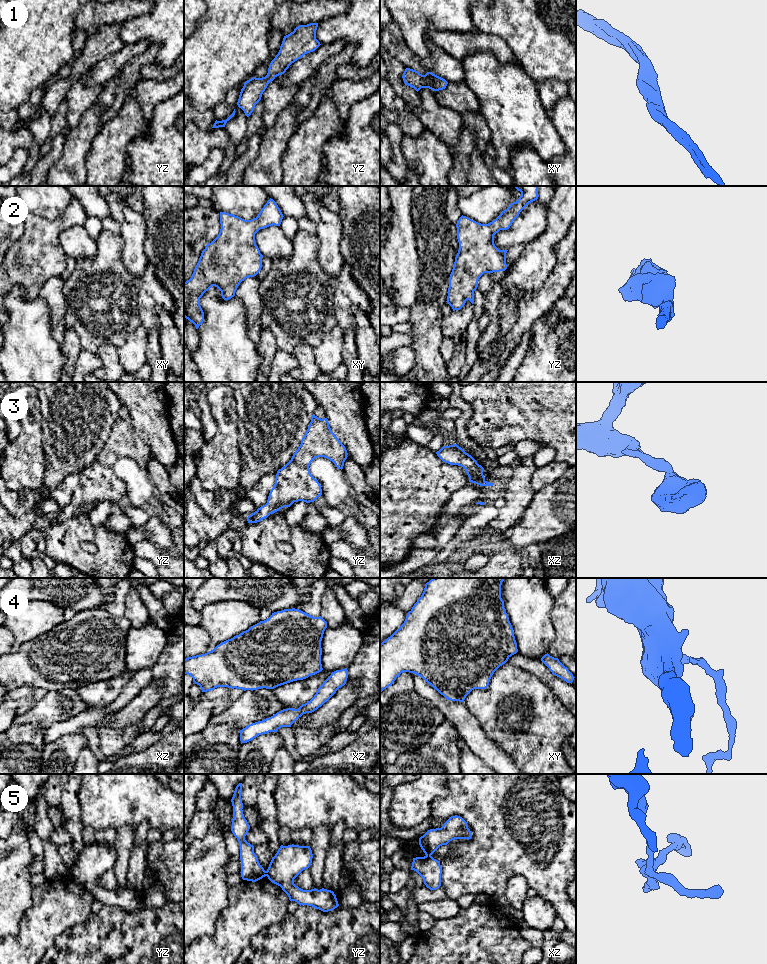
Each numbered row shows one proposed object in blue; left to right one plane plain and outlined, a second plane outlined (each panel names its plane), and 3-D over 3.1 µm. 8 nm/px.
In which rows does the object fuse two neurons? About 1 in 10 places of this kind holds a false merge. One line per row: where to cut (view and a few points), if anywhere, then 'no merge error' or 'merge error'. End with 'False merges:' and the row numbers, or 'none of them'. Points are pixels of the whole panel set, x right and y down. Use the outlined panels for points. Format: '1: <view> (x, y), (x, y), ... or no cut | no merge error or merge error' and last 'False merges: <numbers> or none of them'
1: no cut | no merge error
2: no cut | no merge error
3: no cut | no merge error
4: no cut | no merge error
5: yz (265, 871), (266, 875) | merge error
False merges: 5

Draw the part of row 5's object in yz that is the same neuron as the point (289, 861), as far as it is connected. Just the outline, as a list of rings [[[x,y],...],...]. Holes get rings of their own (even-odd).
[[[281,845],[269,864],[266,876],[282,888],[290,901],[295,901],[300,906],[312,906],[323,912],[332,911],[339,906],[333,891],[324,888],[303,890],[294,884],[294,879],[310,867],[312,858],[310,846]]]

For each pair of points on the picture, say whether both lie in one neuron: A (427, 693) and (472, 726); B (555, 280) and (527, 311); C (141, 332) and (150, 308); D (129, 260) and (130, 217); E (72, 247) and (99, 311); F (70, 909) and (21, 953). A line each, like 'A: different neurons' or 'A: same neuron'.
A: same neuron
B: same neuron
C: different neurons
D: same neuron
E: different neurons
F: same neuron

